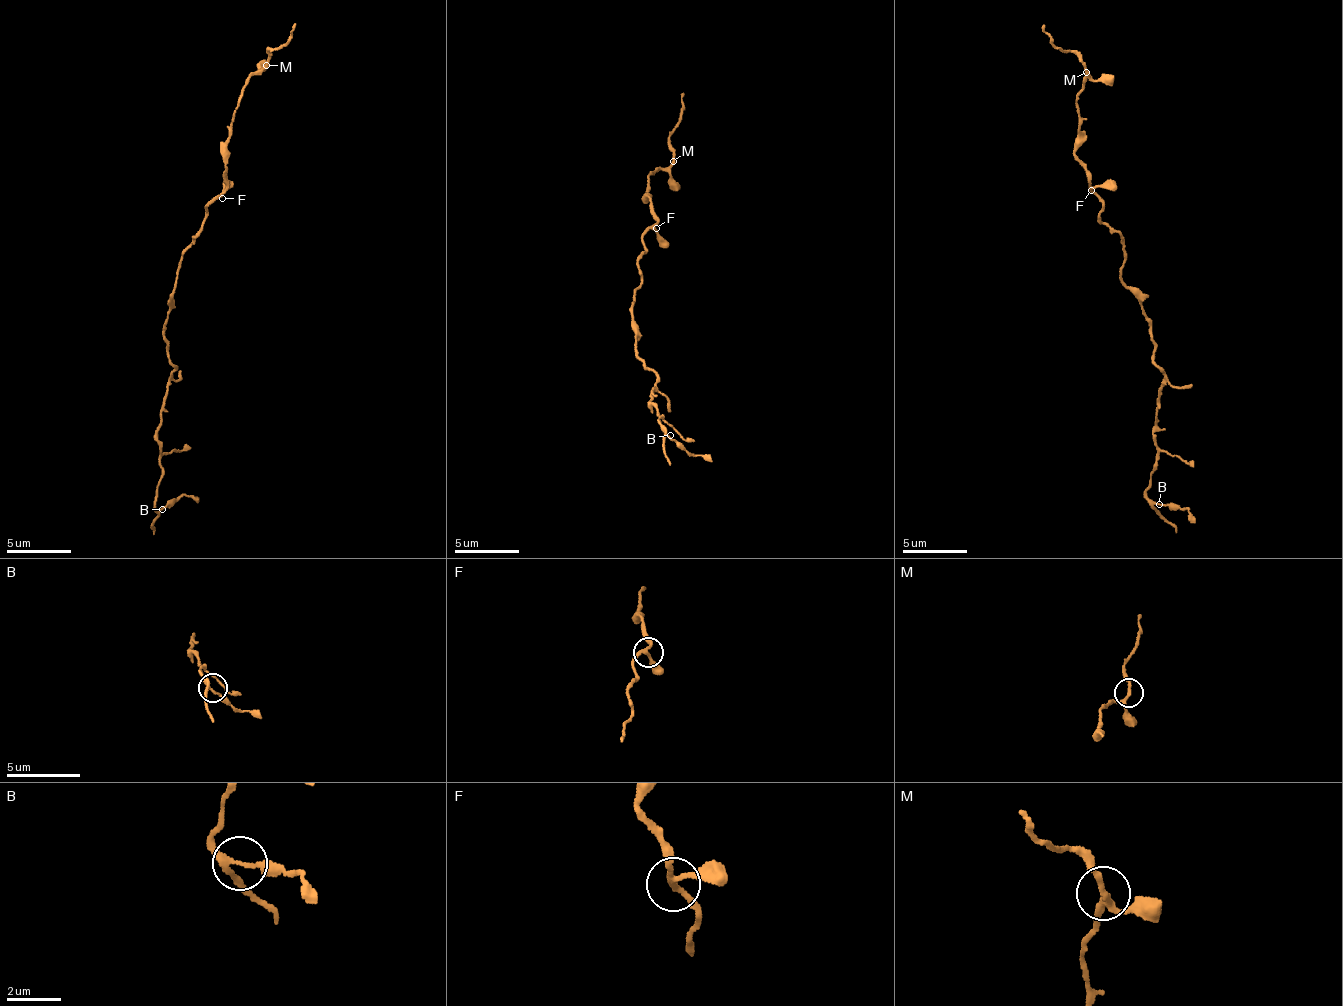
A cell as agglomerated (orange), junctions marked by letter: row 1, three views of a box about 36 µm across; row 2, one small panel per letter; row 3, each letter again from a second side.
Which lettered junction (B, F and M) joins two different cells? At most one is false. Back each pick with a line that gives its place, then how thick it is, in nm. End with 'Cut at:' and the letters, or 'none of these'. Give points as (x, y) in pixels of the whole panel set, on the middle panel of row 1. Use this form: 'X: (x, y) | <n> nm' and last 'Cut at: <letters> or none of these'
Cut at: none of these

